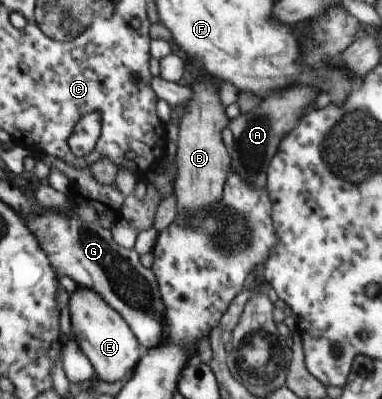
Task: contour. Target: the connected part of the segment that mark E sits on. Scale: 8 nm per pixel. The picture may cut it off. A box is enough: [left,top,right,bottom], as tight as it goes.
[66,285,144,382]

